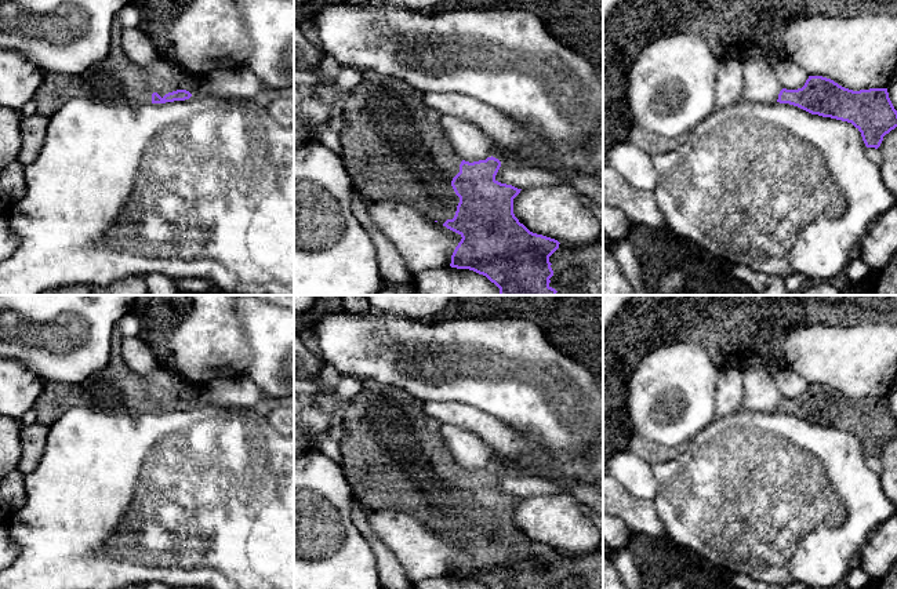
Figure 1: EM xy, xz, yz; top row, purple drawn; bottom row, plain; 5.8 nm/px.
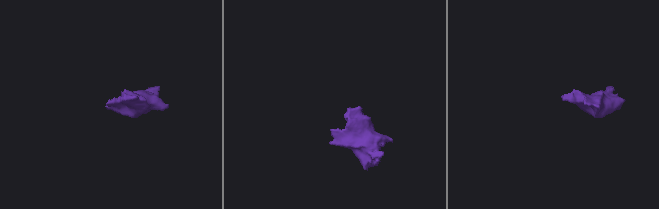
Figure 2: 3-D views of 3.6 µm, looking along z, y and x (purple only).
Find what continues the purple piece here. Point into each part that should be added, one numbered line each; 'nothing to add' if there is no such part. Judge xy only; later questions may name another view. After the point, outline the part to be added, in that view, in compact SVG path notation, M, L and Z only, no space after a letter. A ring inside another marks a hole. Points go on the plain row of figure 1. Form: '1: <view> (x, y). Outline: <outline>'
1: xy (116, 388). Outline: M116 326L109 364L81 383L46 382L33 406L36 421L51 426L72 407L128 415L152 412L153 399L144 377L132 371L121 357L121 339L121 330Z

